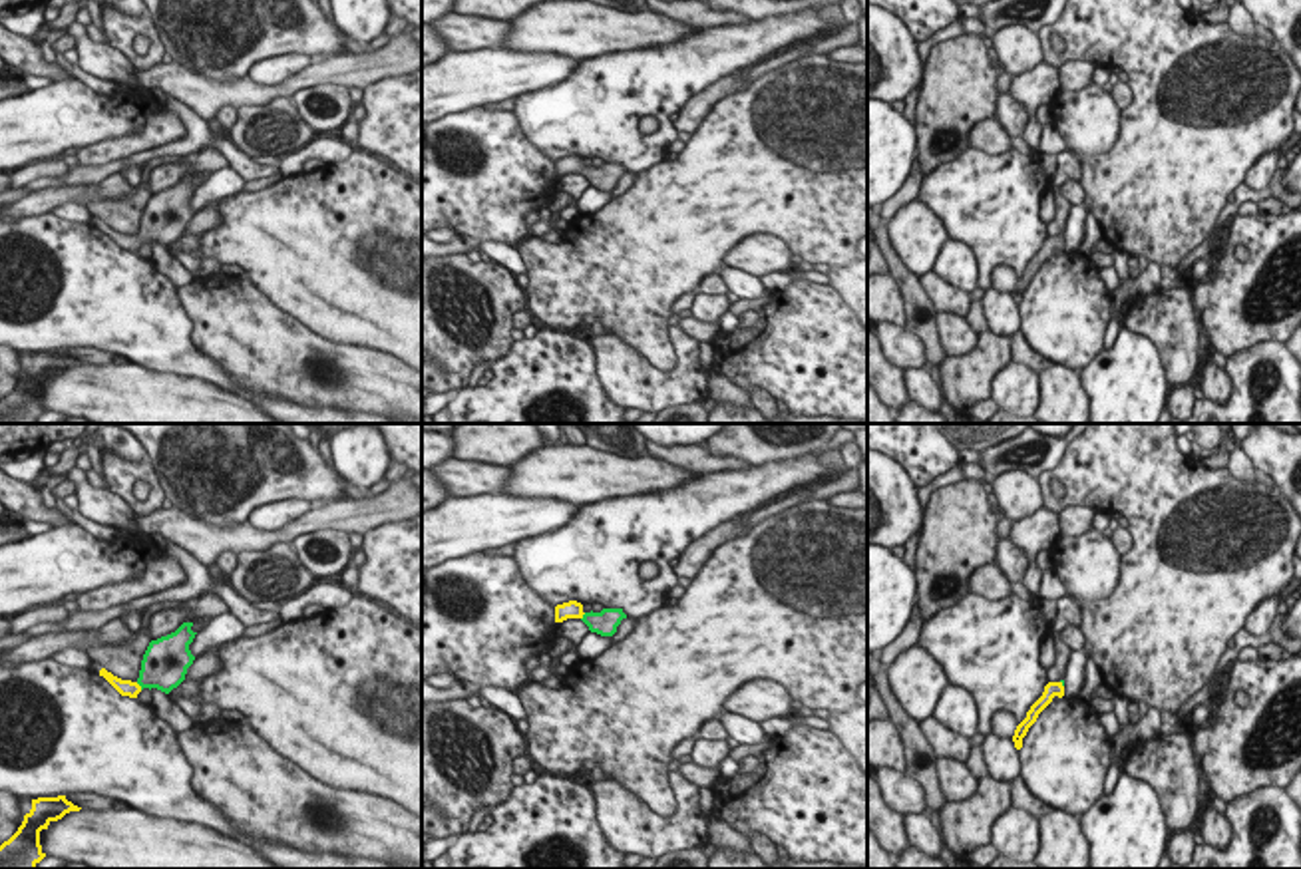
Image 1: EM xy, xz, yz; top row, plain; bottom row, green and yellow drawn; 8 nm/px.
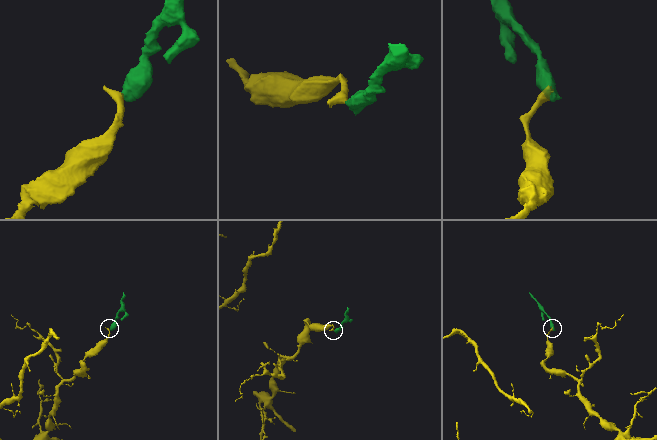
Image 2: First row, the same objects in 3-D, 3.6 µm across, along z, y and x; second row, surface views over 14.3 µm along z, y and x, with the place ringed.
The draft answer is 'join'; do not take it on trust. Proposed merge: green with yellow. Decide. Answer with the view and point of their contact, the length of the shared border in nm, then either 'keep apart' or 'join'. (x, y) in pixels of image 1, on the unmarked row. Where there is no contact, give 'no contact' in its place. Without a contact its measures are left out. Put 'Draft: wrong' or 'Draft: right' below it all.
meets green in xy at (140, 239); contact 80 nm long; join
Draft: right

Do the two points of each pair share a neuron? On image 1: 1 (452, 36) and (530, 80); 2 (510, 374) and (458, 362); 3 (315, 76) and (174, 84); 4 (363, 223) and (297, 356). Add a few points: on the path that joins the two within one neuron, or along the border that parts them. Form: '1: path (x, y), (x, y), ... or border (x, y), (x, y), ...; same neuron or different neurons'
1: border (498, 46), (448, 52); different neurons
2: border (514, 341), (502, 356), (490, 362); different neurons
3: path (279, 90), (209, 92); same neuron
4: border (271, 303), (327, 339), (355, 343); different neurons

